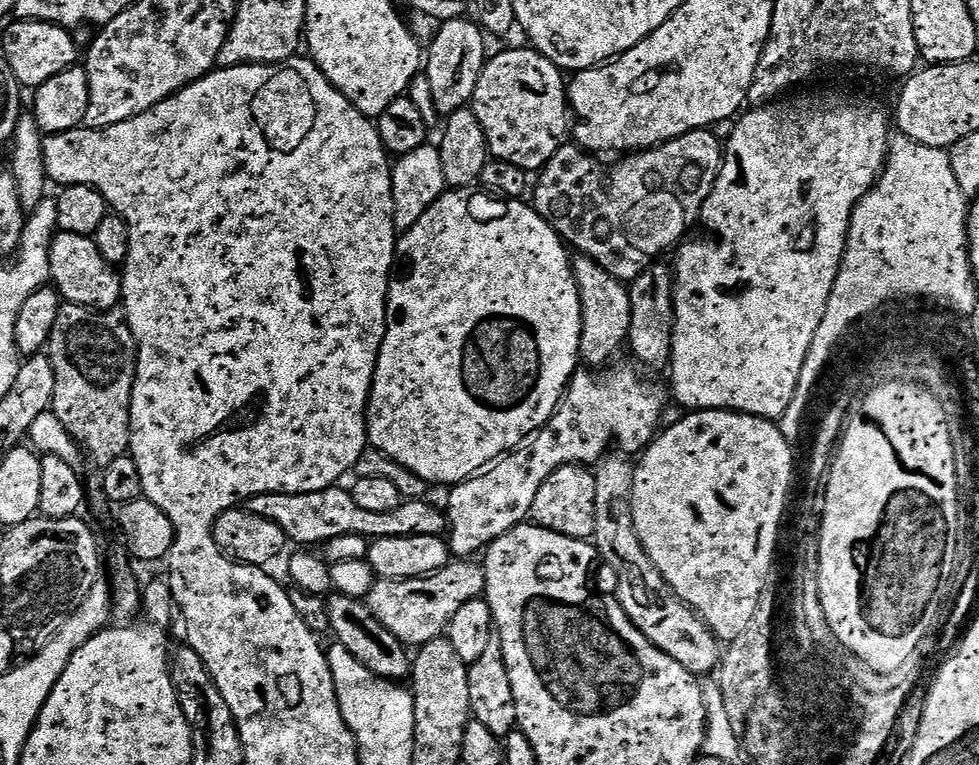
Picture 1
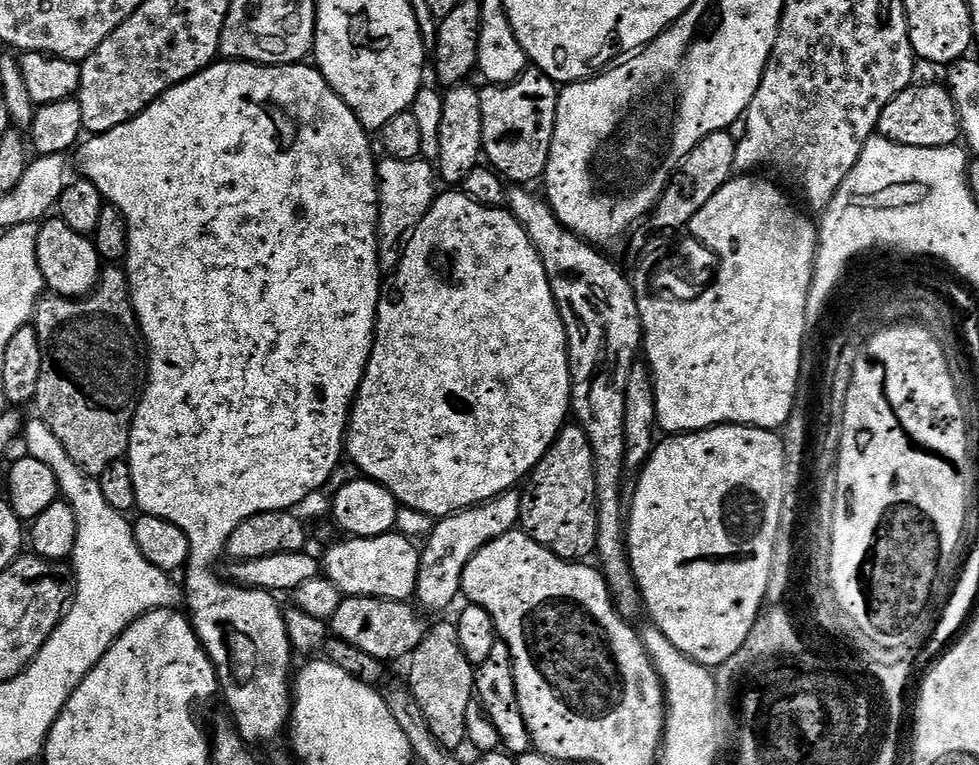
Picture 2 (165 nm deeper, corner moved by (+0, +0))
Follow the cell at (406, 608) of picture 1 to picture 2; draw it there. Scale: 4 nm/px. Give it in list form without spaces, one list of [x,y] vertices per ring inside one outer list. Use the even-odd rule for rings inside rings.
[[[349,596],[341,599],[334,611],[330,619],[330,632],[341,645],[364,652],[373,661],[400,660],[403,656],[405,659],[411,657],[414,649],[424,640],[426,624],[420,621],[419,614],[408,602],[376,600],[372,596]]]

